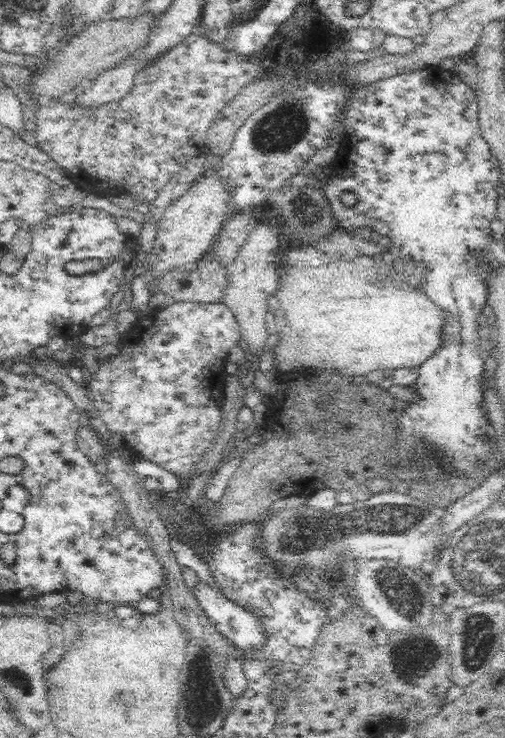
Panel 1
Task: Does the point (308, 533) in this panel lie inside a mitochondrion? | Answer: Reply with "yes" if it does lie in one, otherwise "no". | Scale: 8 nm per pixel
yes

